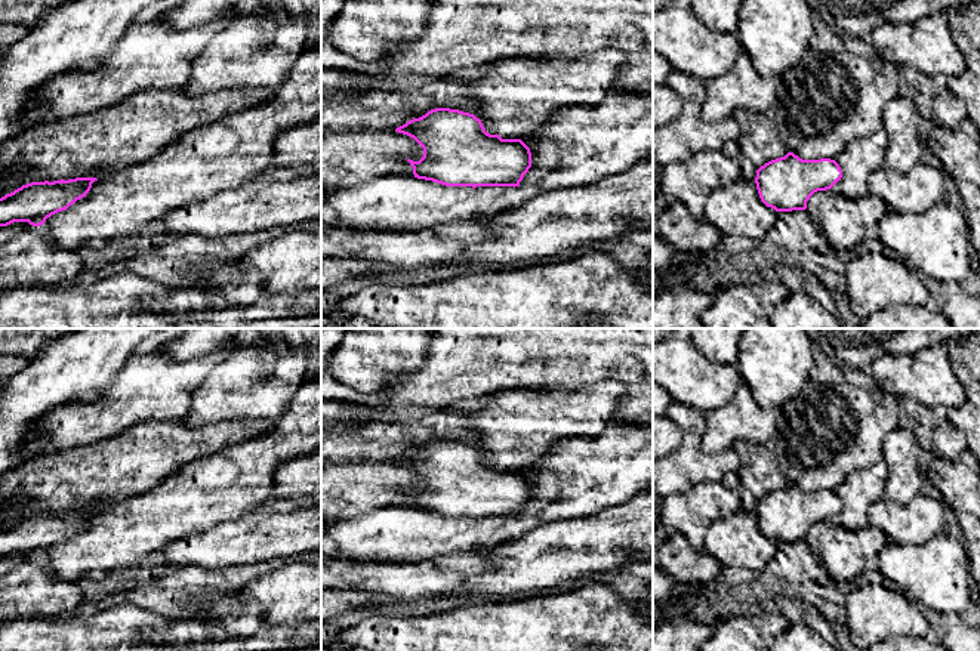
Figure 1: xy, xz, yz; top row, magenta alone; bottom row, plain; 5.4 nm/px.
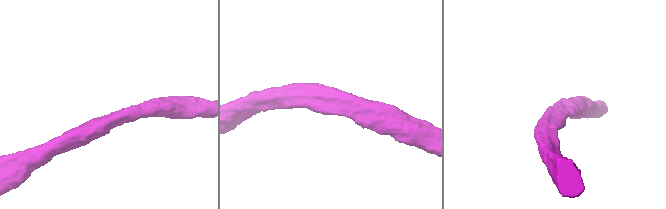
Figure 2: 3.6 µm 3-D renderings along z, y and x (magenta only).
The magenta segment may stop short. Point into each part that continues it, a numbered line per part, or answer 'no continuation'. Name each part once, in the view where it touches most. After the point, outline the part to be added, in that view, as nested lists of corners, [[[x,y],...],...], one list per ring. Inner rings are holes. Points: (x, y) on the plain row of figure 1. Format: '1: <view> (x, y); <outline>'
no continuation

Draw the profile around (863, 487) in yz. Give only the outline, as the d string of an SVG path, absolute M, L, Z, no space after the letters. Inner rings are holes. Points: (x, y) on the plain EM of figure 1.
M882 460L850 473L835 490L842 502L842 509L830 521L847 530L869 527L867 509L872 503L884 499L887 478L888 469Z

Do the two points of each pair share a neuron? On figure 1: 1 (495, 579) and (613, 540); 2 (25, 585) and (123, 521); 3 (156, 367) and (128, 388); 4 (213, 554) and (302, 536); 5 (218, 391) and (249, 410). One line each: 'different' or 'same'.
1: same
2: different
3: same
4: same
5: same

